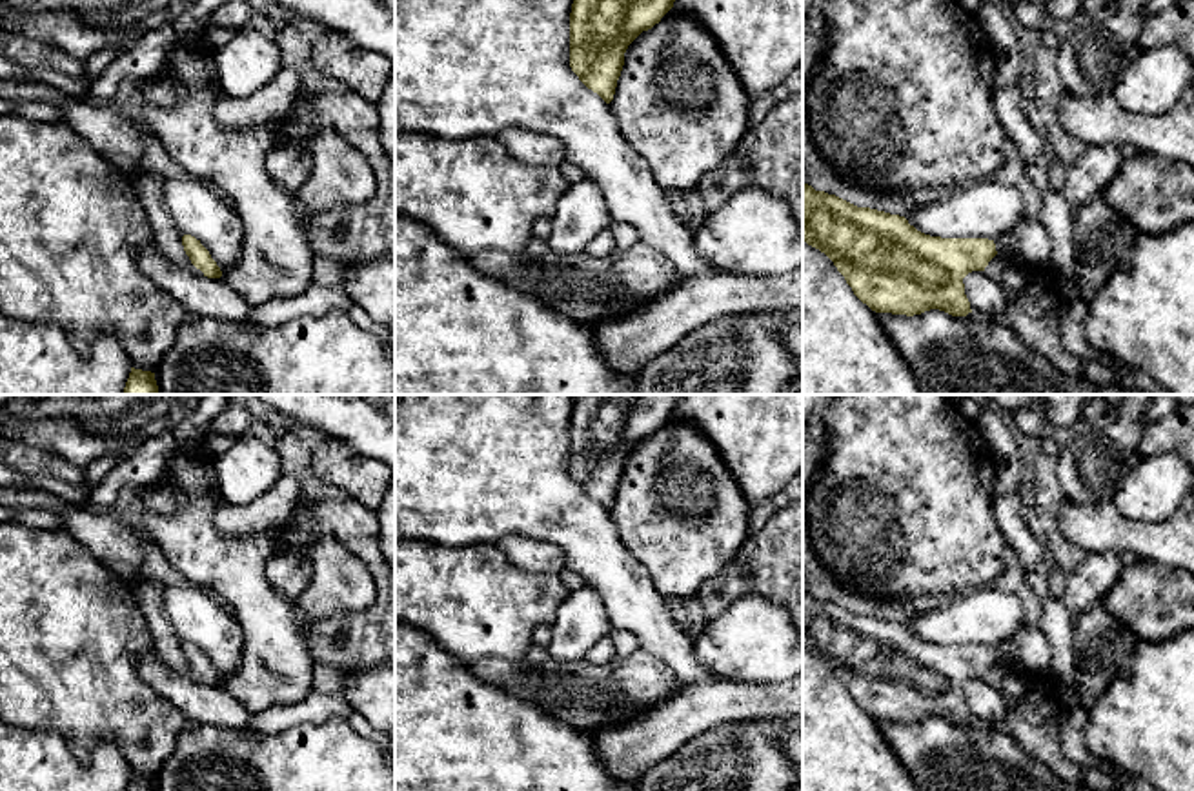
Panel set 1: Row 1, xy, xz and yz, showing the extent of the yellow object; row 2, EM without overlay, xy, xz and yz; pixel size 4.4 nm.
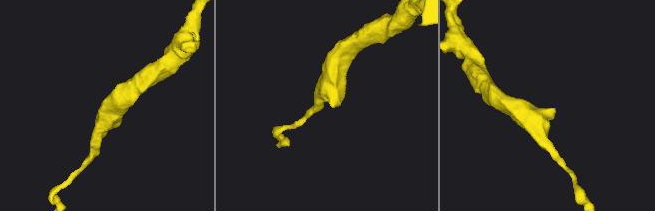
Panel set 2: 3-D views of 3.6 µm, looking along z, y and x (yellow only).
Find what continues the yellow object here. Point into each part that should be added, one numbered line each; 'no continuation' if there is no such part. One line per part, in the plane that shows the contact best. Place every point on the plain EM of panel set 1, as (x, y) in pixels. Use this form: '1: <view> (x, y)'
1: yz (1029, 646)

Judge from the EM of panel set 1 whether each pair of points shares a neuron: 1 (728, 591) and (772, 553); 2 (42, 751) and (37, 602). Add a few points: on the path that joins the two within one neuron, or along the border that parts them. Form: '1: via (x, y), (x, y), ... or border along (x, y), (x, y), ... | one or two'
1: via (738, 579), (750, 568), (759, 566) | one
2: border along (19, 726), (55, 731), (68, 744), (75, 759) | two

